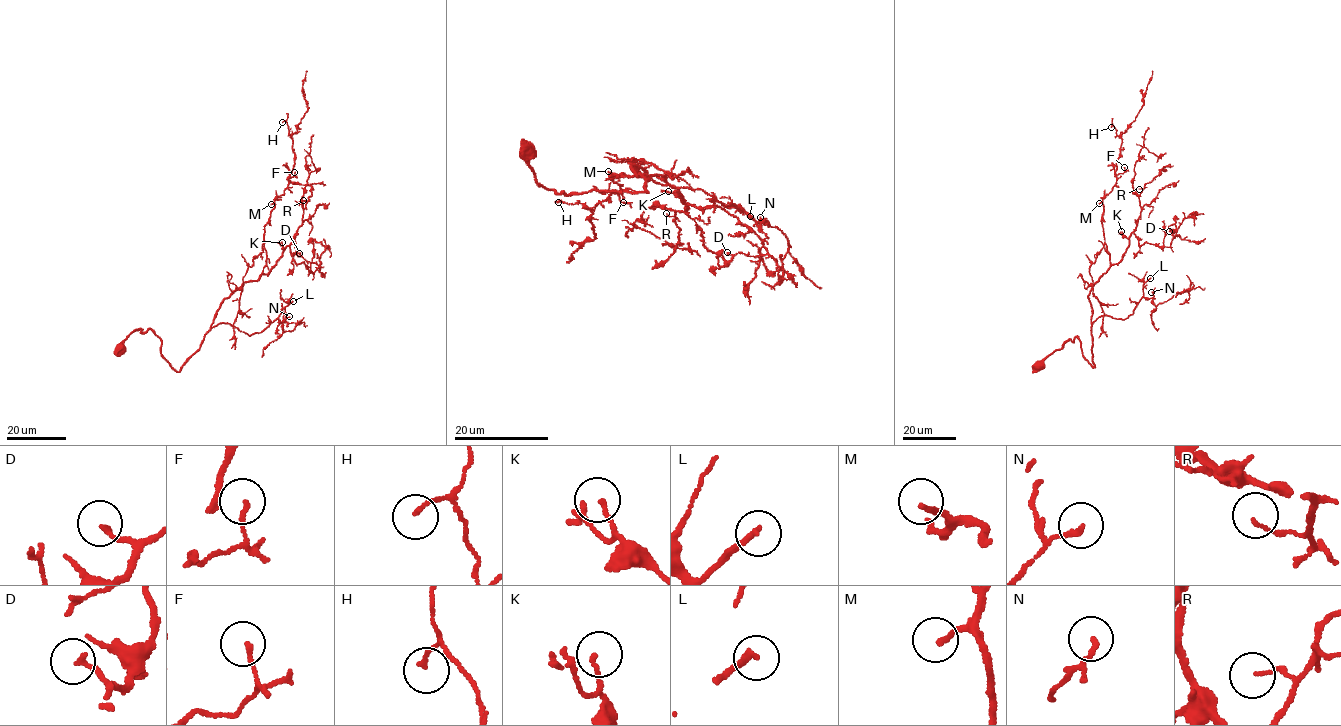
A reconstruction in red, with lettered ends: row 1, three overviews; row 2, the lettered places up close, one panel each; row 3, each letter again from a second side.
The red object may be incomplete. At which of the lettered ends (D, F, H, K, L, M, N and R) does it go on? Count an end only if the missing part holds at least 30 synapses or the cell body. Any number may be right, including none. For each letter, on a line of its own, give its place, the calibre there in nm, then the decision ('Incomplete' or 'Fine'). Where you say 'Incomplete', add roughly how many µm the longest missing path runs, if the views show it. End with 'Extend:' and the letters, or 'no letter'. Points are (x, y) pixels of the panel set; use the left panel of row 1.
D: Place: (299, 253). Thickness 150 nm. Fine
F: Place: (294, 172). Thickness 130 nm. Fine
H: Place: (282, 122). Thickness 130 nm. Fine
K: Place: (282, 242). Thickness 130 nm. Fine
L: Place: (293, 301). Thickness 190 nm. Fine
M: Place: (271, 204). Thickness 150 nm. Incomplete. Missing length about 20 µm
N: Place: (289, 316). Thickness 140 nm. Fine
R: Place: (303, 200). Thickness 90 nm. Fine
Extend: M

